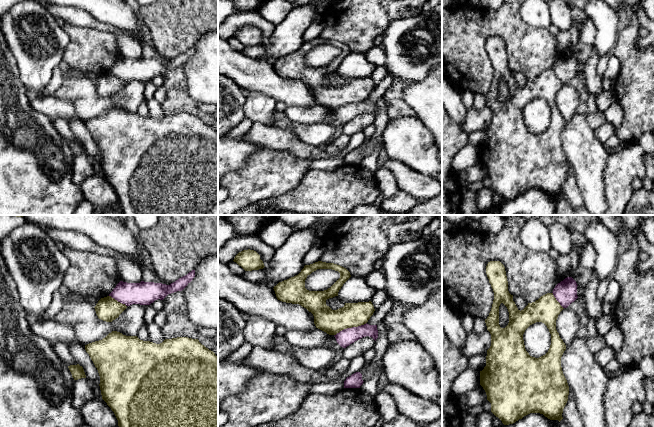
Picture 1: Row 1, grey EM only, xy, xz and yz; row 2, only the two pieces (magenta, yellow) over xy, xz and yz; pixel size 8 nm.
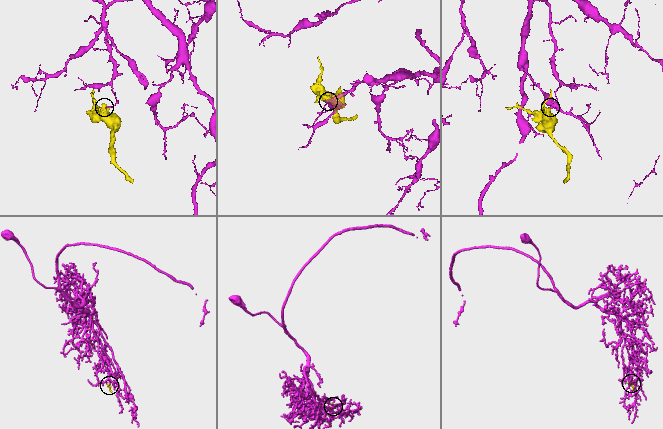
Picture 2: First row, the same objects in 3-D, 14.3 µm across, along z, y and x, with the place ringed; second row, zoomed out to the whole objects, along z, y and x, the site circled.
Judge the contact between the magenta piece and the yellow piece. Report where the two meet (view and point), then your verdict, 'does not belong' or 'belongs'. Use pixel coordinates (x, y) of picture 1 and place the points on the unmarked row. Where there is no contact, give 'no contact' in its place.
xz (350, 104) | does not belong

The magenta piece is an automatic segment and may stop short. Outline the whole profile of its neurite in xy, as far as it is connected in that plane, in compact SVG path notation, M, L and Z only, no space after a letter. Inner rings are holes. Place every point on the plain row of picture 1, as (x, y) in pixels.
M192 46L170 61L144 57L140 59L120 57L109 72L126 82L132 80L150 81L155 76L163 76L168 70L182 67L194 53L195 46Z

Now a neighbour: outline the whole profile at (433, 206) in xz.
M442 191L435 197L416 206L404 215L442 215Z

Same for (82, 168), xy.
M87 154L75 156L72 168L72 180L80 185L86 178L95 175L92 161Z

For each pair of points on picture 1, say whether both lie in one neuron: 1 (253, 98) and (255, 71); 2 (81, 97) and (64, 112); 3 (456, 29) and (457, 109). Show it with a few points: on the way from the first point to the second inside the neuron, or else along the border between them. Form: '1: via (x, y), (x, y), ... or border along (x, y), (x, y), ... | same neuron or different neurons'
1: border along (249, 90), (262, 92), (276, 100) | different neurons
2: border along (51, 95), (68, 100), (80, 119) | different neurons
3: border along (452, 82), (461, 91) | different neurons

